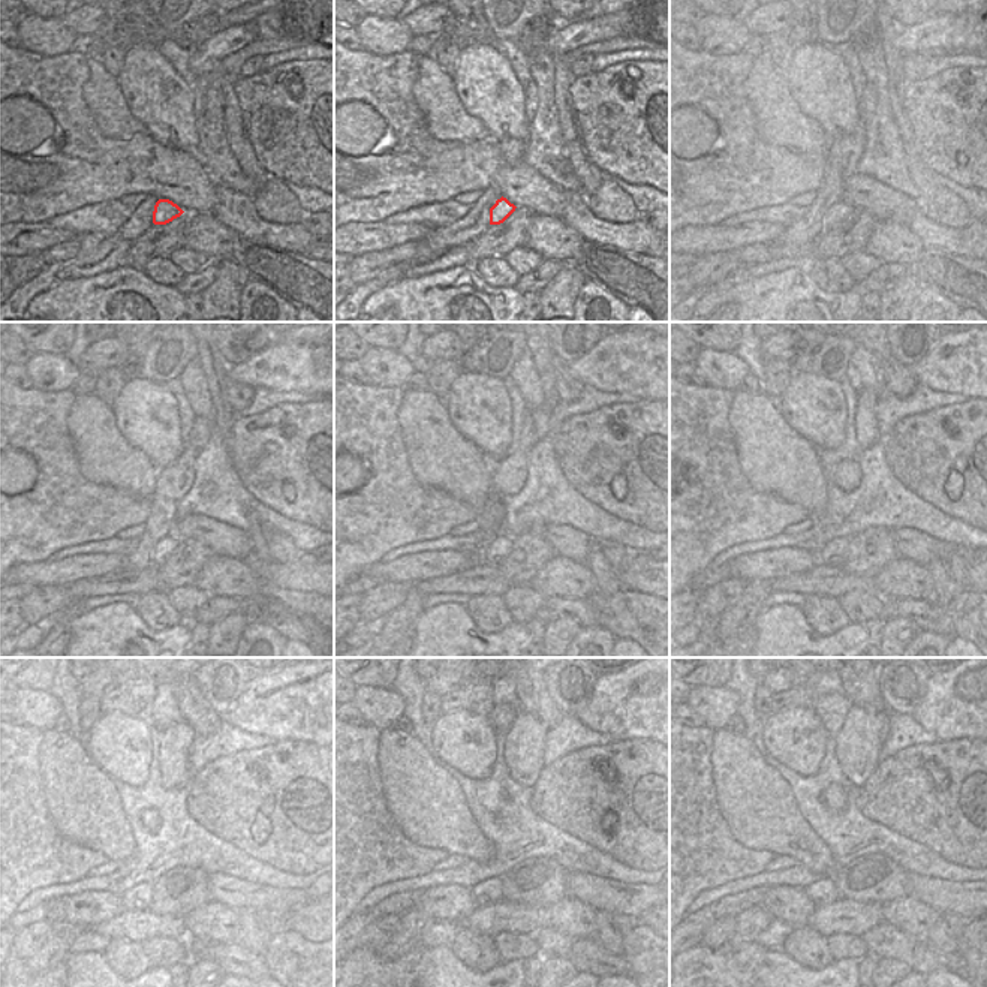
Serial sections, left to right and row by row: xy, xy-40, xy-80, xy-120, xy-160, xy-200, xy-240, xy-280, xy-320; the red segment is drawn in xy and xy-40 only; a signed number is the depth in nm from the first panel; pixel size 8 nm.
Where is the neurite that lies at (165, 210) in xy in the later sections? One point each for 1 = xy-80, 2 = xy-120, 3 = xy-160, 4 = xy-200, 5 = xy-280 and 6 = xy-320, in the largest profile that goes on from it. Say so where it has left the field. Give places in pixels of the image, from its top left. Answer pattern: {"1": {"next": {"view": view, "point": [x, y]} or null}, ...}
{"1": {"next": {"view": "xy-80", "point": [837, 211]}}, "2": {"next": {"view": "xy-120", "point": [165, 547]}}, "3": {"next": {"view": "xy-160", "point": [499, 547]}}, "4": {"next": {"view": "xy-200", "point": [834, 553]}}, "5": {"next": {"view": "xy-280", "point": [490, 891]}}, "6": {"next": {"view": "xy-320", "point": [824, 891]}}}

